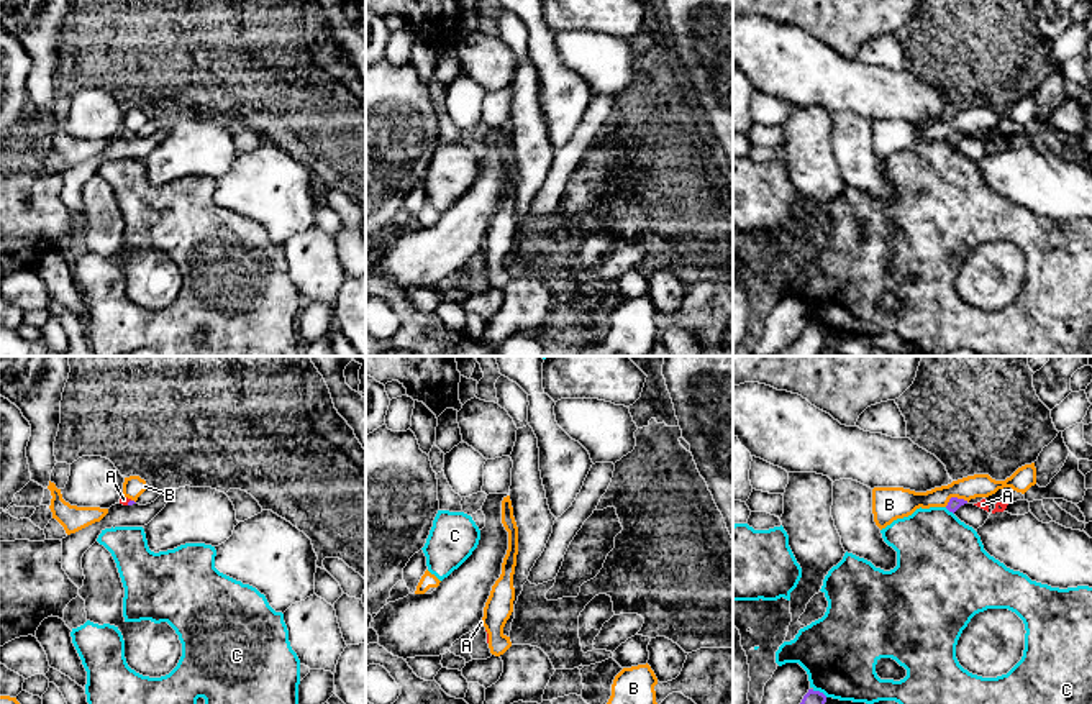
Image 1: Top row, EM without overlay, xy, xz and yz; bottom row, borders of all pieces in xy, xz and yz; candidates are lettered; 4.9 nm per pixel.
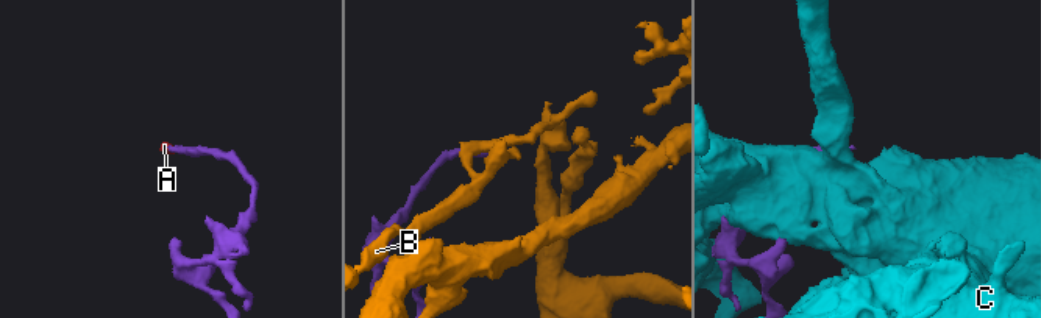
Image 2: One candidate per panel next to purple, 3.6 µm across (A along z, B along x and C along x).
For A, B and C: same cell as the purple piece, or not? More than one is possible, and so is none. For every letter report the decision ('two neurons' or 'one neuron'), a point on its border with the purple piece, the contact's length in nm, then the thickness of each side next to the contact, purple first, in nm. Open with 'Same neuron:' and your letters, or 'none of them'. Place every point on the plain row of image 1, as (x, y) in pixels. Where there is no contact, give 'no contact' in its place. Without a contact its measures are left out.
Same neuron: A
A: one neuron; contact xy (128, 135); length 40 nm; calibres 20 and 40 nm
B: two neurons; contact yz (955, 130); length 120 nm; calibres 60 and 140 nm
C: two neurons; contact yz (818, 324); length 90 nm; calibres 160 and 380 nm

